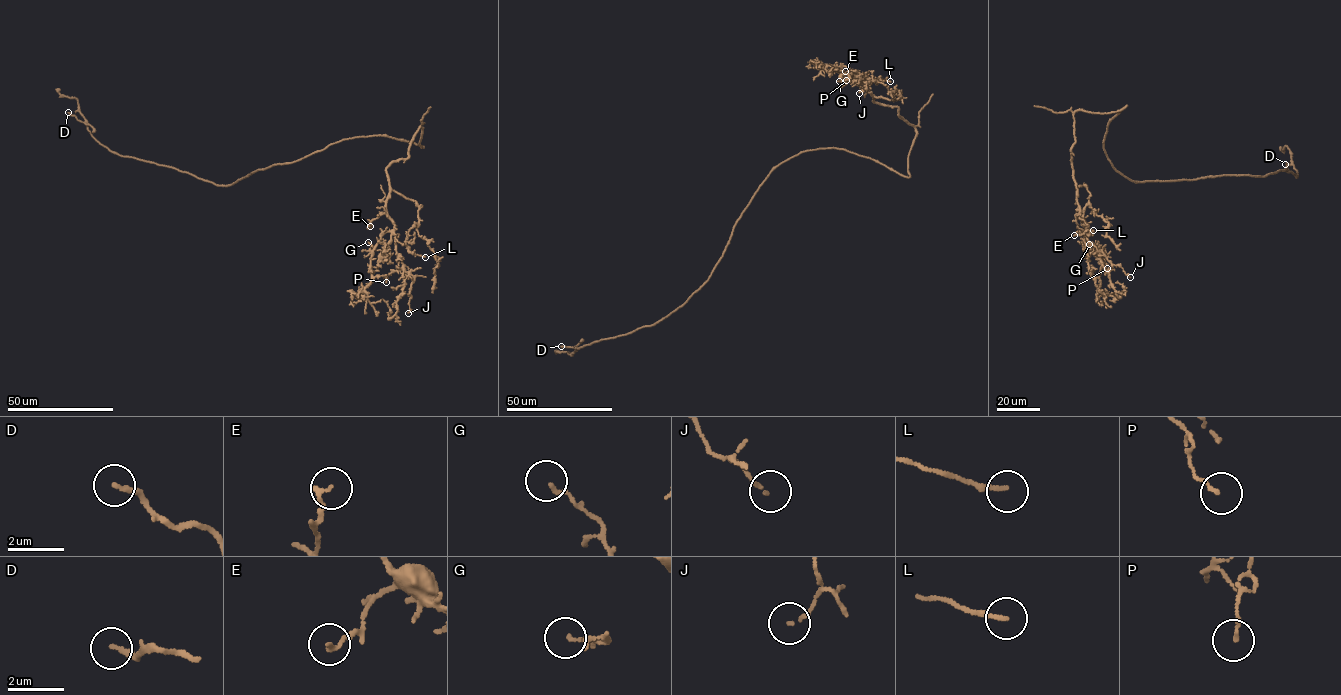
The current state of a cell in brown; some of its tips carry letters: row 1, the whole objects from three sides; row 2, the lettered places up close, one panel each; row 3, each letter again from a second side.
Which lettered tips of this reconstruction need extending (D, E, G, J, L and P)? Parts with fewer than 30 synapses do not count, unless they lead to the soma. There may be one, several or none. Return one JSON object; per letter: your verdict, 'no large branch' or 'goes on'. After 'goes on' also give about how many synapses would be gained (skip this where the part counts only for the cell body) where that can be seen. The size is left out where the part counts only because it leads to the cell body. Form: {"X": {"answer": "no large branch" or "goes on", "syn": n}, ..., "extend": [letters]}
{"D": {"answer": "no large branch"}, "E": {"answer": "no large branch"}, "G": {"answer": "no large branch"}, "J": {"answer": "no large branch"}, "L": {"answer": "no large branch"}, "P": {"answer": "no large branch"}, "extend": []}

